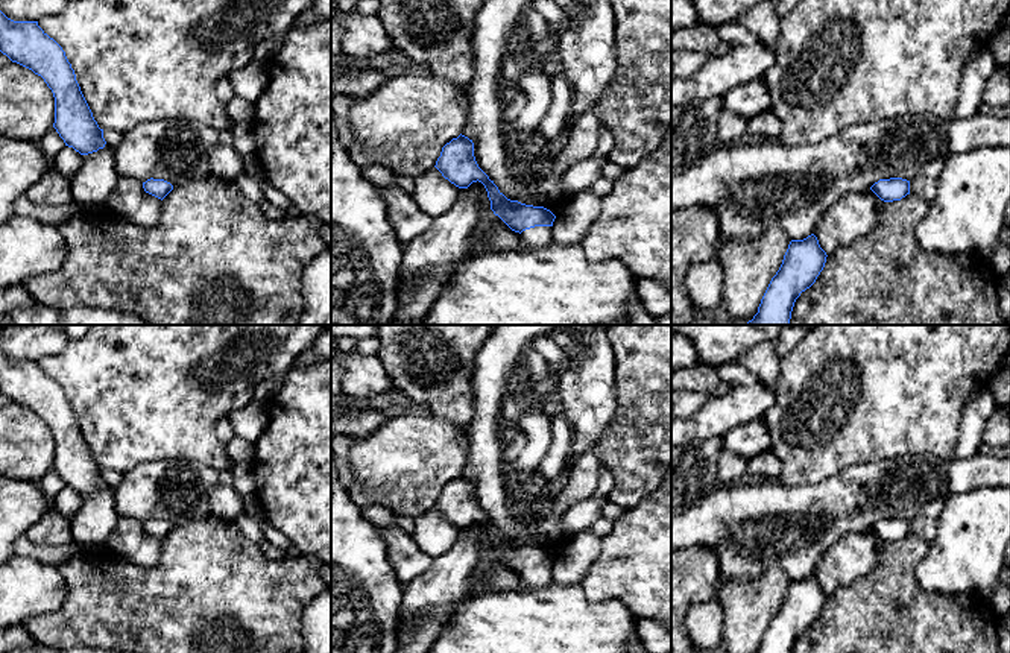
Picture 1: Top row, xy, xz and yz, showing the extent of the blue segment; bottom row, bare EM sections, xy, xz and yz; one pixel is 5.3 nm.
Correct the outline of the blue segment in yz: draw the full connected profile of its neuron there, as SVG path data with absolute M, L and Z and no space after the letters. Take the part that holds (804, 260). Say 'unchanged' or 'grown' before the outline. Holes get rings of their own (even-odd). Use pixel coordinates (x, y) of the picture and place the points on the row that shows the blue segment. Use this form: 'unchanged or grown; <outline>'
unchanged; M814 234L803 240L791 240L758 313L746 325L790 325L796 299L816 282L826 257Z

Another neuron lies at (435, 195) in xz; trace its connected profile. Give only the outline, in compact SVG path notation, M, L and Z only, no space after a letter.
M436 167L415 178L412 196L416 205L431 219L445 214L459 194L460 188L445 179Z

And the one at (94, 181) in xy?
M105 144L97 152L82 155L82 159L80 169L71 179L73 200L85 207L105 205L120 179L114 149Z

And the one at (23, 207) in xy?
M23 196L14 202L14 216L33 217L47 225L58 225L61 222L61 208L39 207Z

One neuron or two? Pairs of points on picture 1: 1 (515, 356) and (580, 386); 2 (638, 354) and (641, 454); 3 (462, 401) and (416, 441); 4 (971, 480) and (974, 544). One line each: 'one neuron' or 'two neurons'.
1: one neuron
2: one neuron
3: two neurons
4: two neurons

